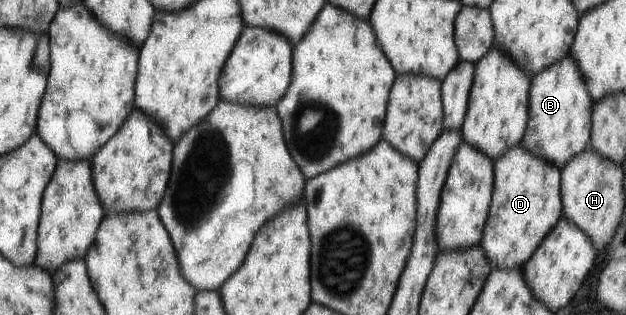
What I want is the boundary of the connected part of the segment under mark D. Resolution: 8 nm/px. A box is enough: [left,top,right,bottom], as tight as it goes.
[480,143,562,270]

